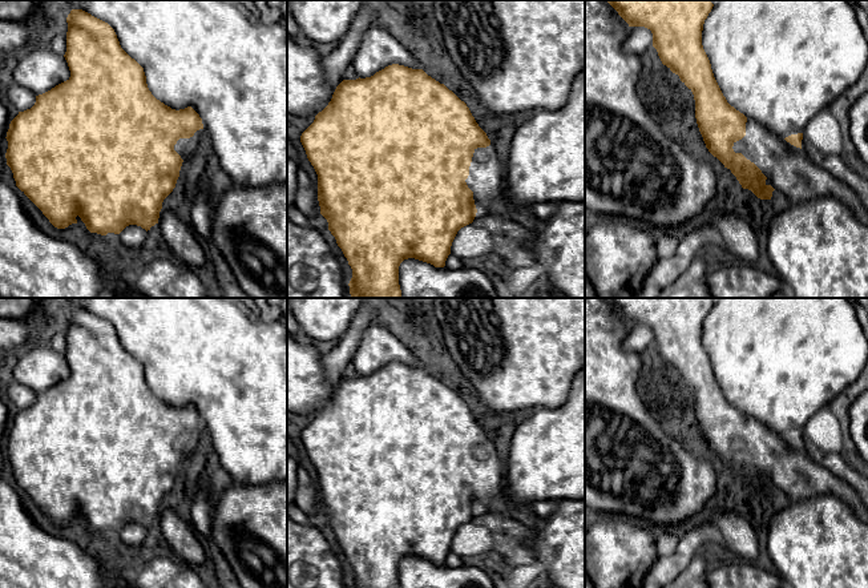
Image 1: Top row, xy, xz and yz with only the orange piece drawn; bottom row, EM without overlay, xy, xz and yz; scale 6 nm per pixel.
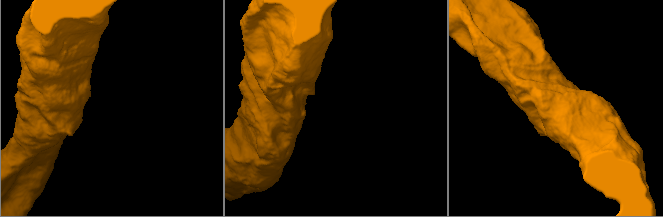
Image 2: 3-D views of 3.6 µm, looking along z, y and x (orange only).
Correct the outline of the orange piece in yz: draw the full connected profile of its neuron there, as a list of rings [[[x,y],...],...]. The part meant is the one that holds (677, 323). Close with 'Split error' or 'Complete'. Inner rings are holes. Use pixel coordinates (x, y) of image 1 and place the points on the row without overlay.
[[[606,298],[629,325],[645,325],[653,331],[653,345],[663,363],[678,372],[681,379],[693,390],[695,398],[695,416],[699,430],[708,450],[716,455],[724,466],[730,467],[743,487],[751,488],[760,498],[771,498],[774,488],[780,488],[792,503],[820,496],[832,495],[845,502],[856,516],[868,524],[868,508],[856,491],[833,475],[825,467],[816,463],[802,447],[803,431],[791,432],[786,436],[778,435],[760,420],[747,416],[731,404],[723,394],[711,367],[710,358],[702,343],[702,329],[705,318],[714,302],[711,298]]]. Split error

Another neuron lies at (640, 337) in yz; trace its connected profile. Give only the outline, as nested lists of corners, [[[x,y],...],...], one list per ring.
[[[630,325],[630,331],[623,339],[622,347],[630,353],[642,353],[653,345],[653,331],[645,325]]]

